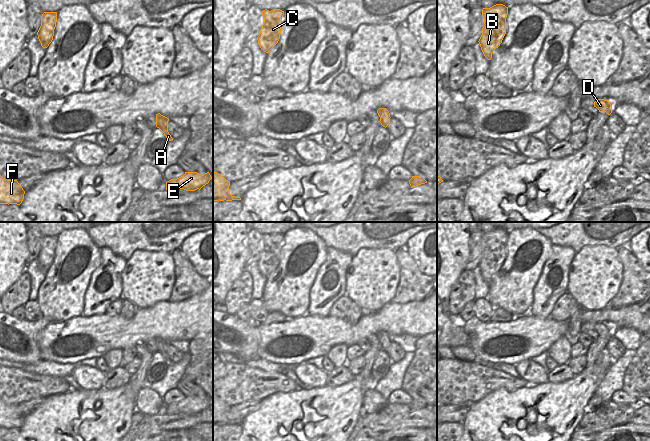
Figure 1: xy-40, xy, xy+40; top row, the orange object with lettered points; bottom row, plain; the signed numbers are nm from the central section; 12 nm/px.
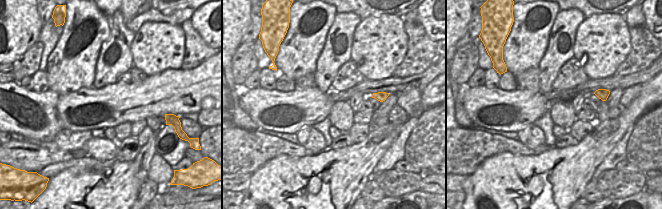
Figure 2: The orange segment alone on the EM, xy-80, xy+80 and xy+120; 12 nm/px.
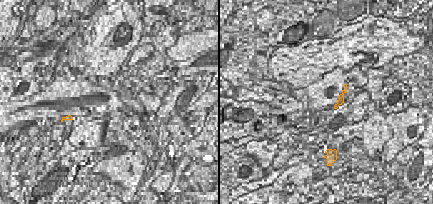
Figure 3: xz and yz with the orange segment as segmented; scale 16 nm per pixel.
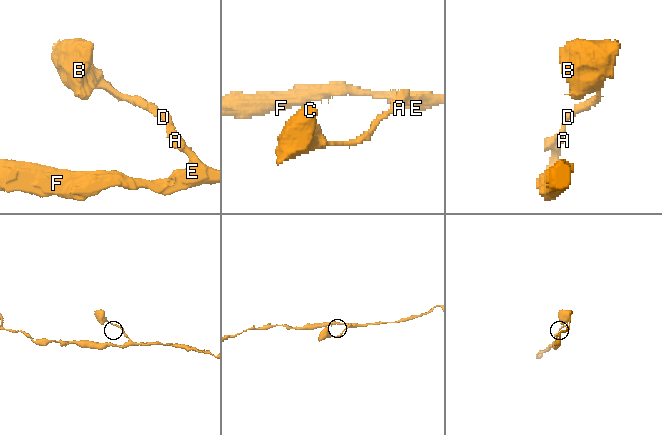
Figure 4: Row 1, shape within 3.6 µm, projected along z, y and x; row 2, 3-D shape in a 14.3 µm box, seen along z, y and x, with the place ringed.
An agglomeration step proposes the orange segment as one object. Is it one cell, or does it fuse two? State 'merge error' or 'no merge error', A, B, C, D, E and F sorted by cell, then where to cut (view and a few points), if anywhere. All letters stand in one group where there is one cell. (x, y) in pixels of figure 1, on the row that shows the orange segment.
no merge error; A B C D E F; no cut

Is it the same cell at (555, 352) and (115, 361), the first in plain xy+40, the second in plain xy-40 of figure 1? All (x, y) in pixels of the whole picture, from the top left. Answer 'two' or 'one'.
one

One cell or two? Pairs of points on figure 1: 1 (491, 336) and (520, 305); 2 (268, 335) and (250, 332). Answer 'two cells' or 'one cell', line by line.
1: two cells
2: two cells

